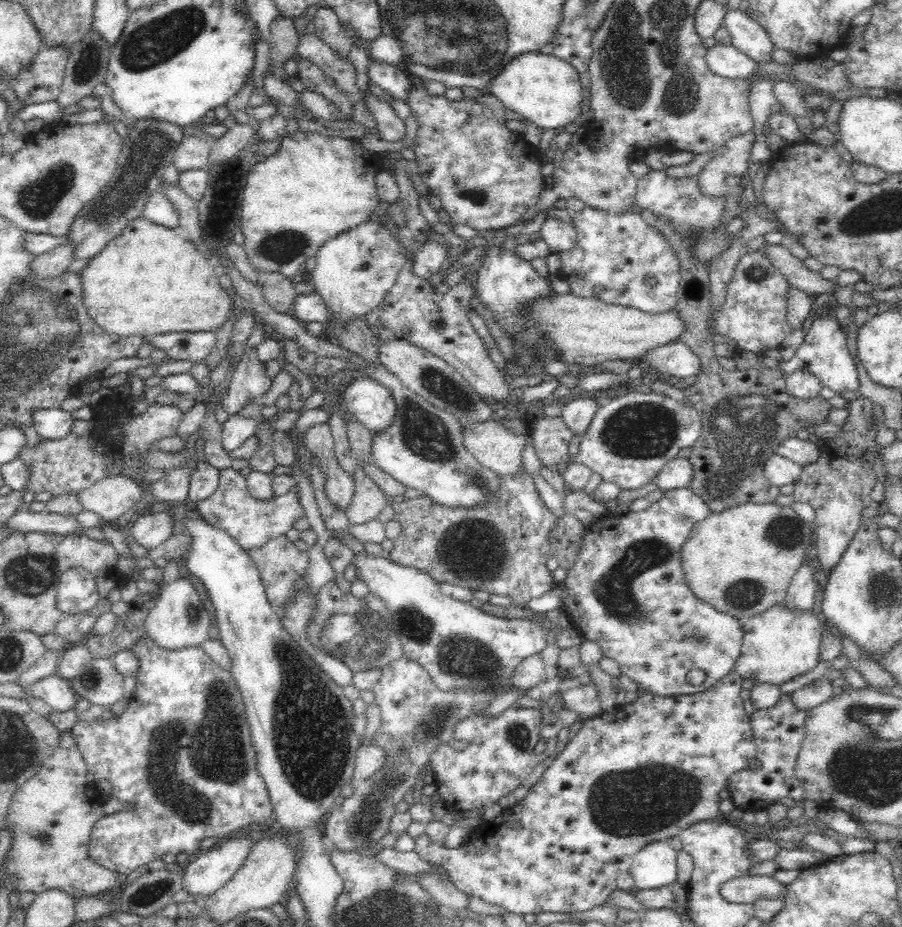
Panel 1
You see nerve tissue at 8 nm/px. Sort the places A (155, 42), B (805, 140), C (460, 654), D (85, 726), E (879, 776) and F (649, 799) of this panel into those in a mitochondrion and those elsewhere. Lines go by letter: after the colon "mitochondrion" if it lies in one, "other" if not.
A: mitochondrion
B: other
C: mitochondrion
D: other
E: mitochondrion
F: mitochondrion

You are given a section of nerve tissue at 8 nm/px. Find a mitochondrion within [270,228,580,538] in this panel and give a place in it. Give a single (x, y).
(429, 438)

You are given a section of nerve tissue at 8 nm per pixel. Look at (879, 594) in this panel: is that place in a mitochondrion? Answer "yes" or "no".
yes

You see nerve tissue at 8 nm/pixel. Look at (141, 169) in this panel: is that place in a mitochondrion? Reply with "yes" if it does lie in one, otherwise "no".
yes

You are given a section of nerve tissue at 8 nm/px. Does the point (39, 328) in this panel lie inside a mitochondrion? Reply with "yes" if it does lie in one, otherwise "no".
yes

